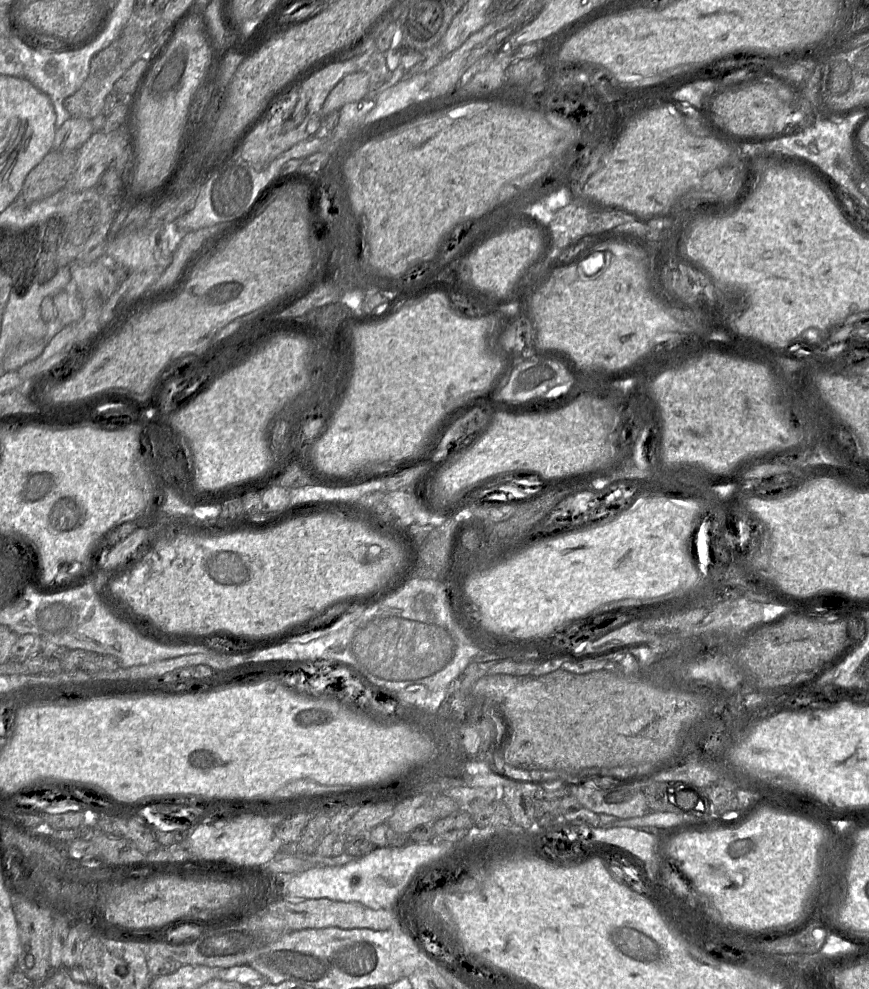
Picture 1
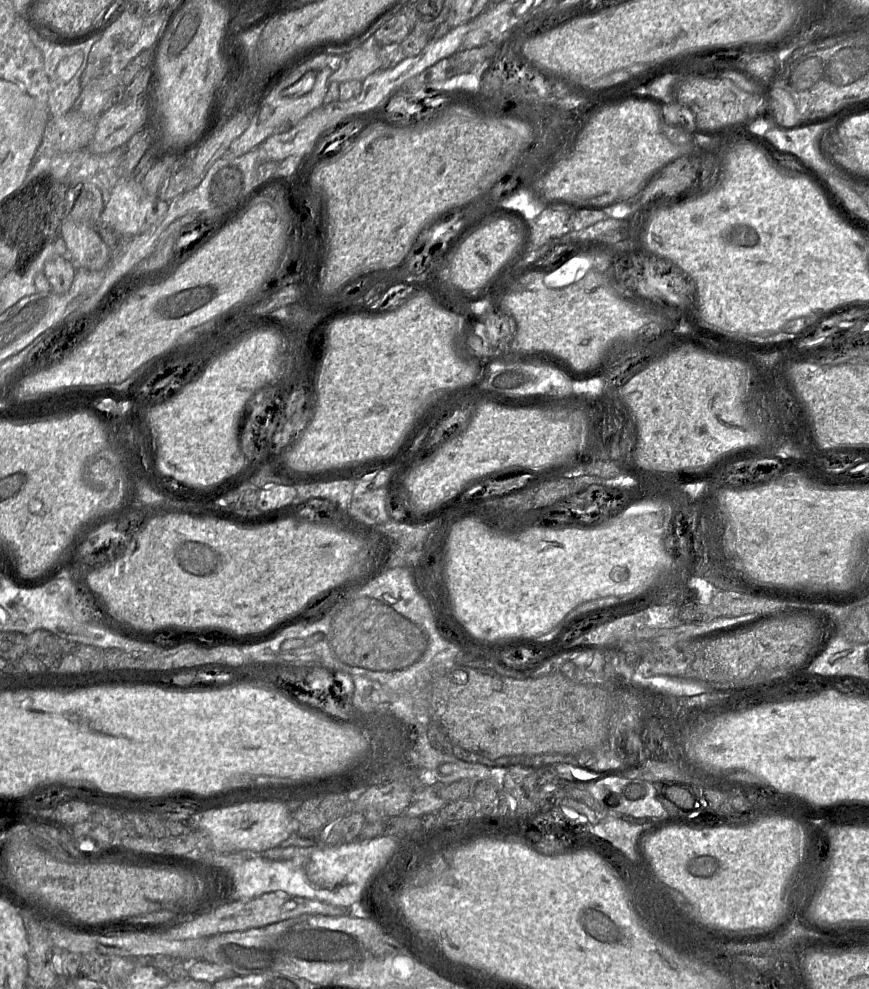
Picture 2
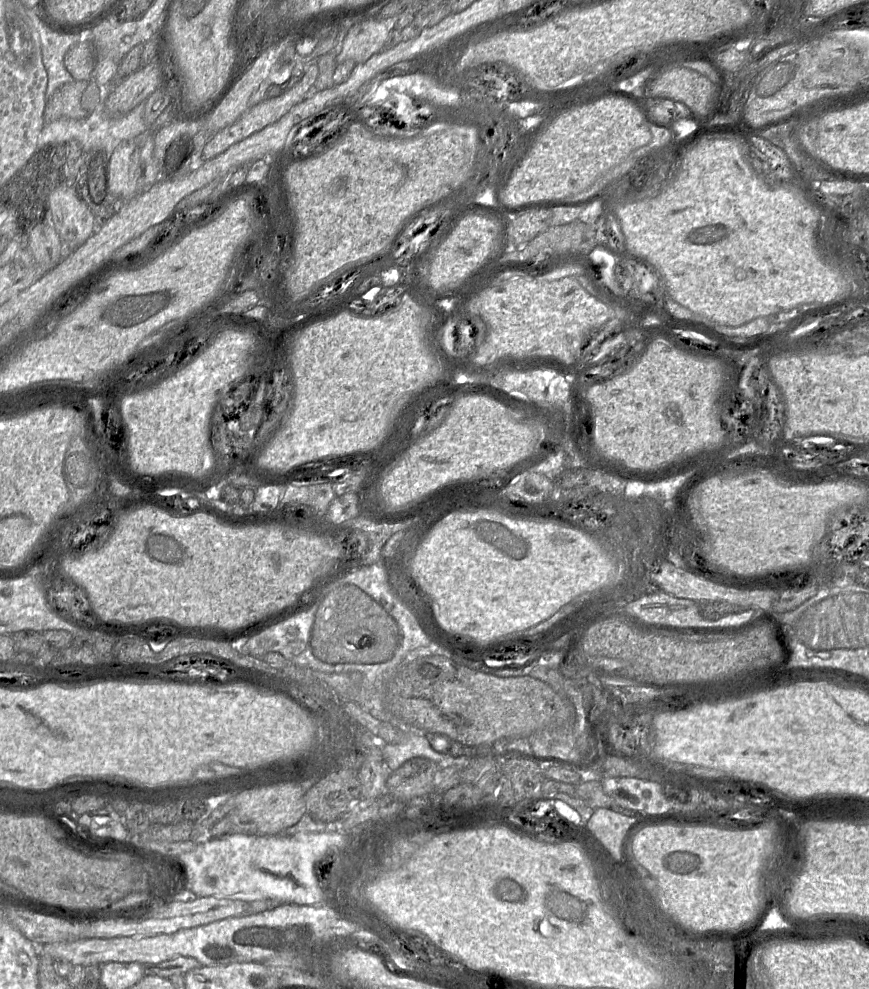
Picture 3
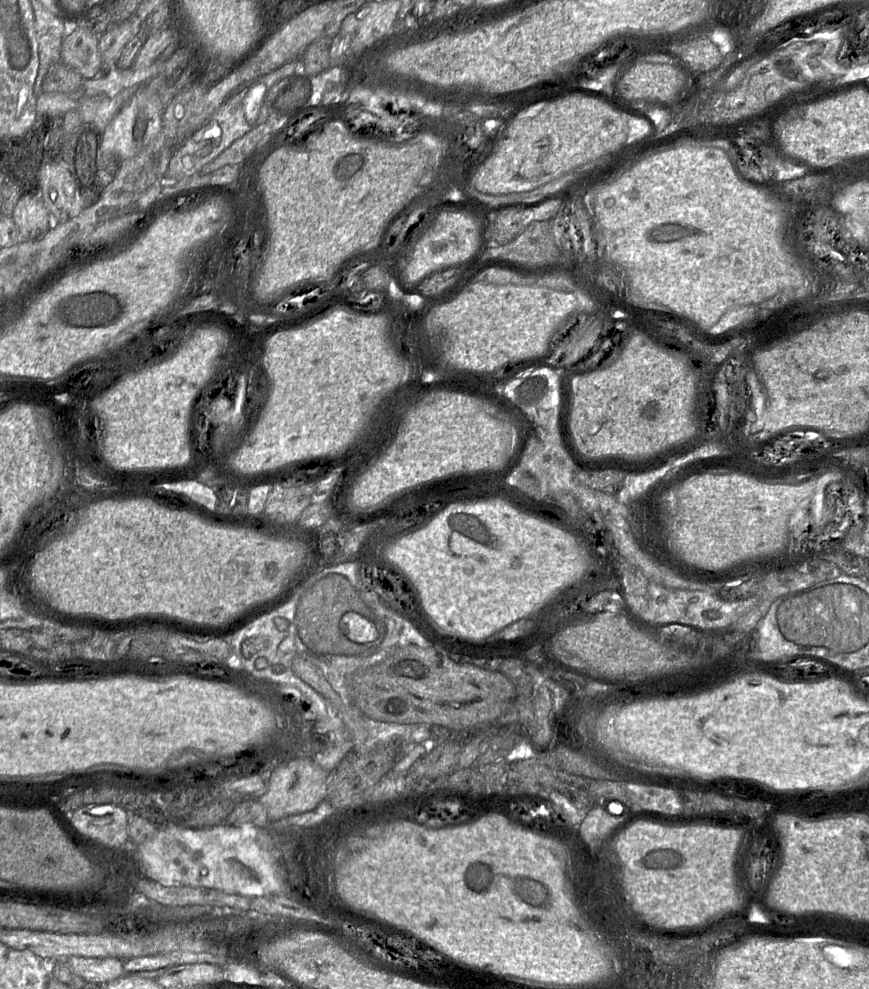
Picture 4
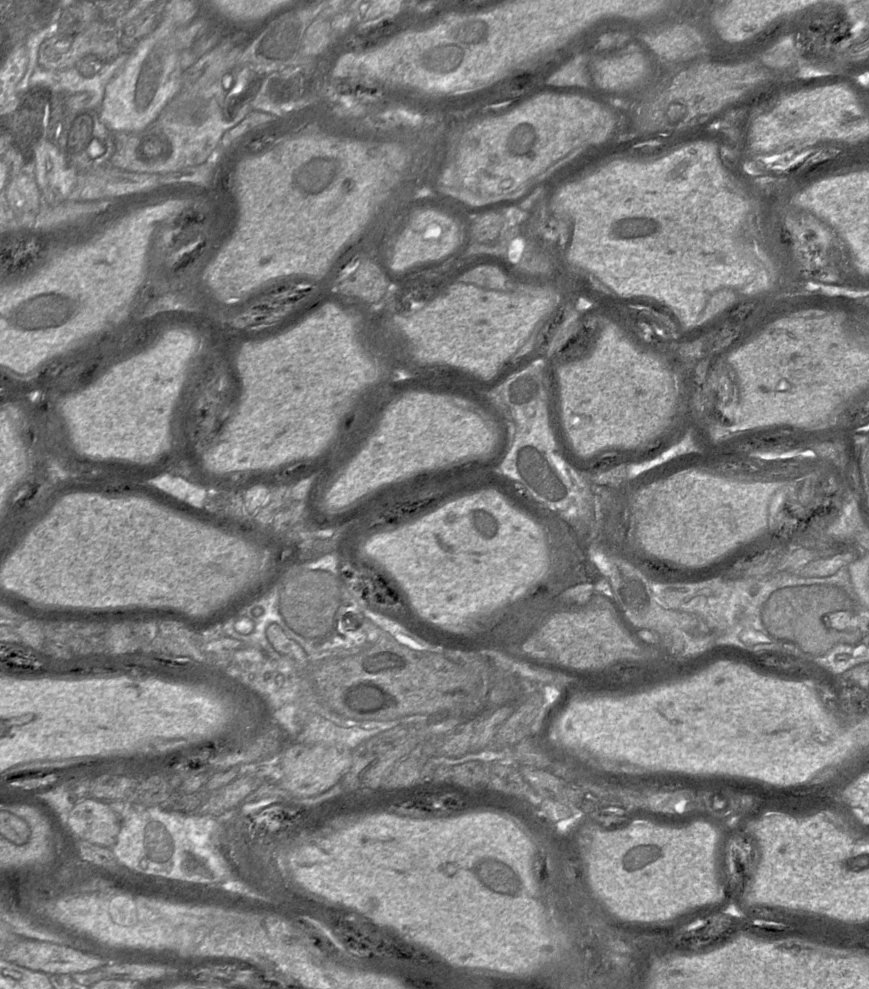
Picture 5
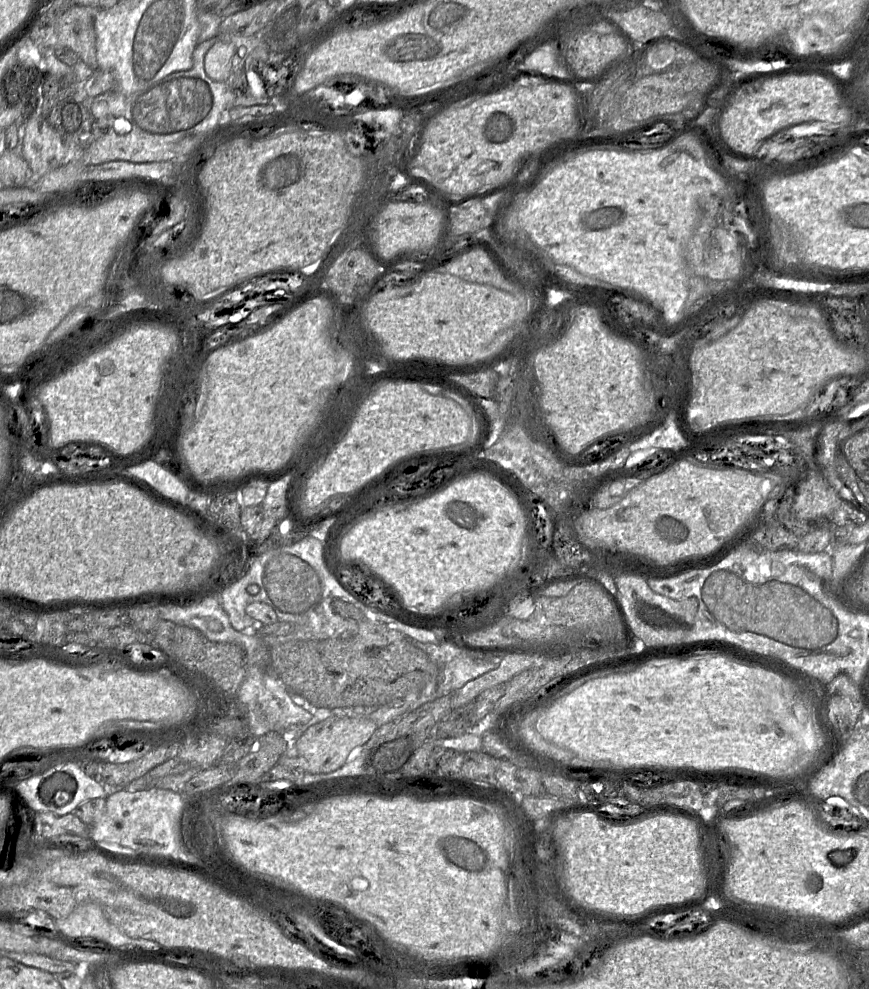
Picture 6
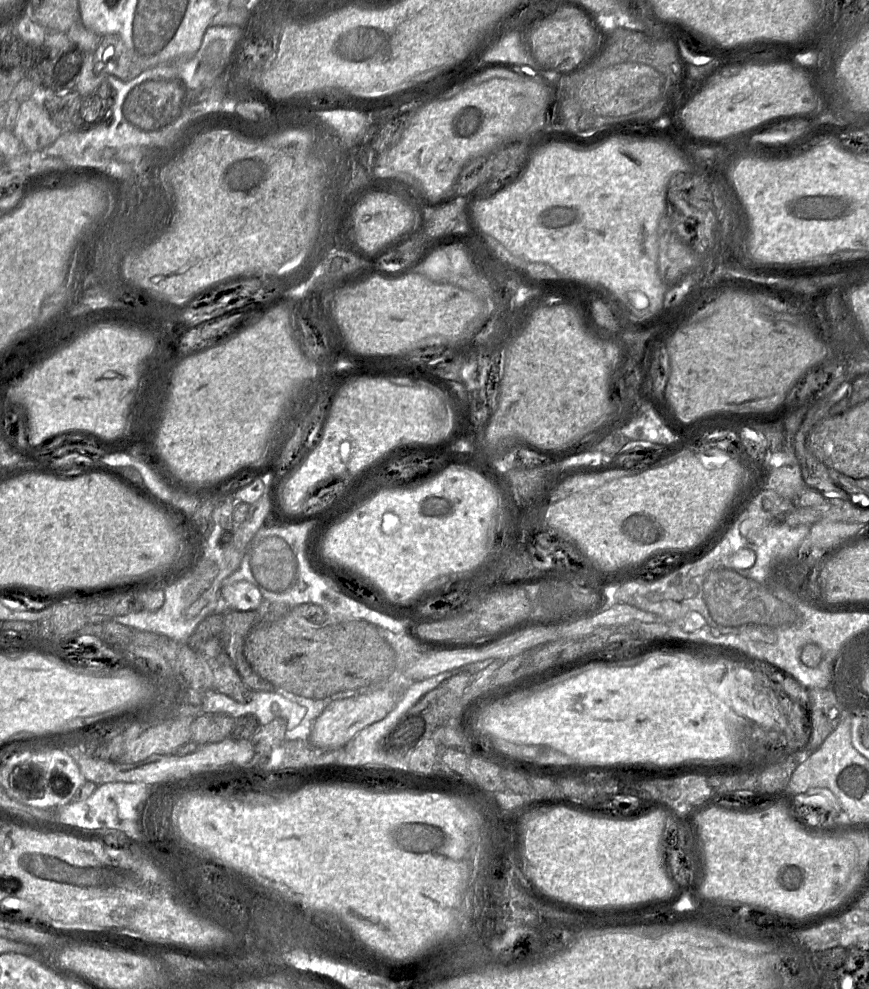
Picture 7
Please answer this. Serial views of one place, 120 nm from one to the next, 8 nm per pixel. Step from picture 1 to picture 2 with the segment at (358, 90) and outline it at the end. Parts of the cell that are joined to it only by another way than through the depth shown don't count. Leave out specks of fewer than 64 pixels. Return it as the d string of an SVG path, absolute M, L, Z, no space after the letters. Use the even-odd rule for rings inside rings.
M373 34L361 45L342 55L339 68L329 77L329 84L348 80L363 81L380 69L379 44Z

